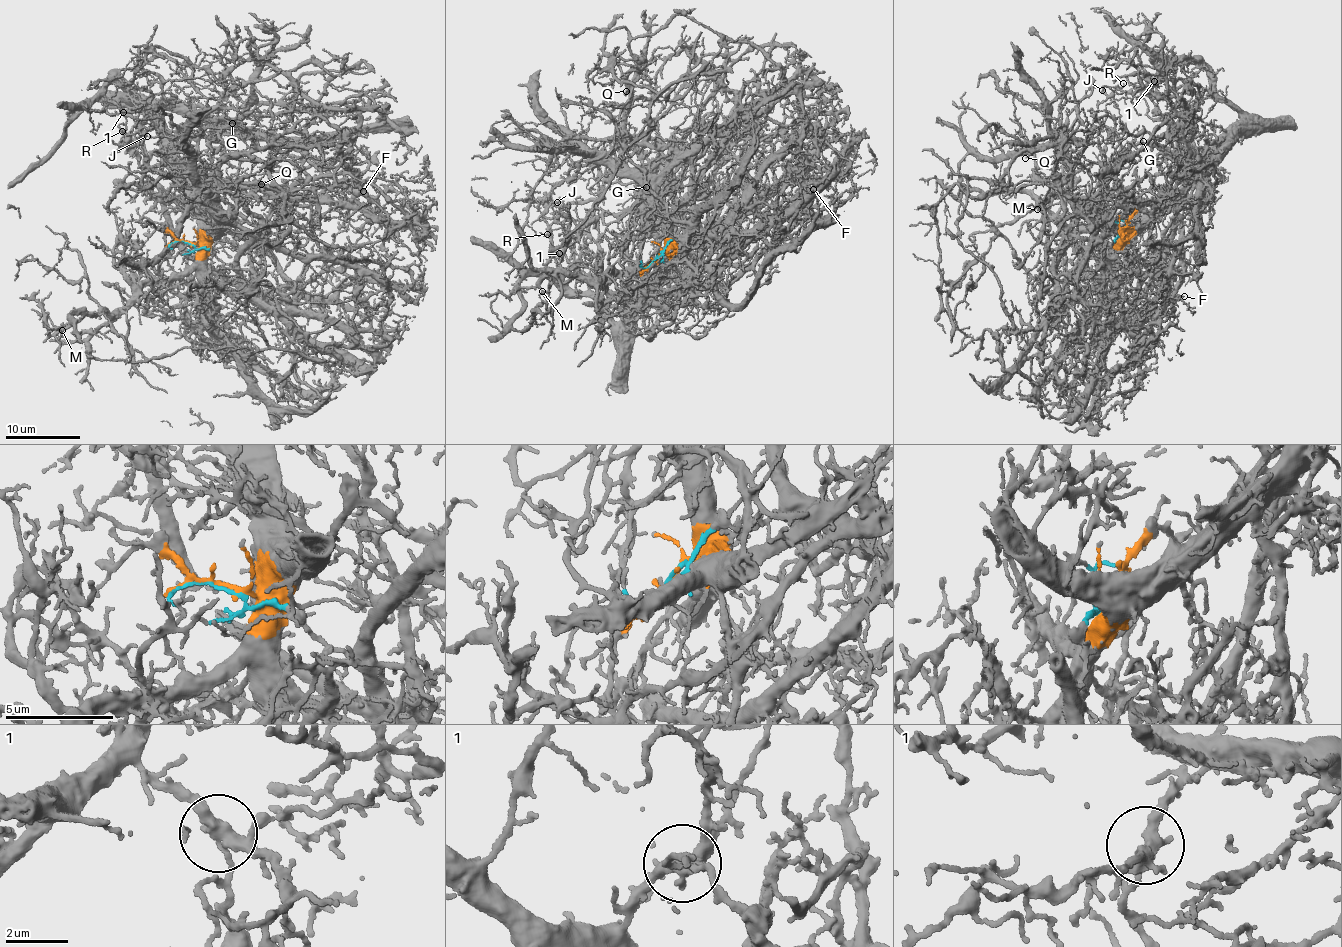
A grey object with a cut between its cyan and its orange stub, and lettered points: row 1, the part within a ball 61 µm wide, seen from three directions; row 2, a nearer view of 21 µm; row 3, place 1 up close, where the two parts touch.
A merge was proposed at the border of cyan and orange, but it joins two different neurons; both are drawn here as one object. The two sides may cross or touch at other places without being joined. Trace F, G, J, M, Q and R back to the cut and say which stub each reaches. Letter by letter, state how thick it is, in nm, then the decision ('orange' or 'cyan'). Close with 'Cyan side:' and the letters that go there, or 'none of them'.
F: 140 nm | orange
G: 110 nm | orange
J: 100 nm | orange
M: 130 nm | orange
Q: 110 nm | orange
R: 140 nm | orange
Cyan side: none of them

